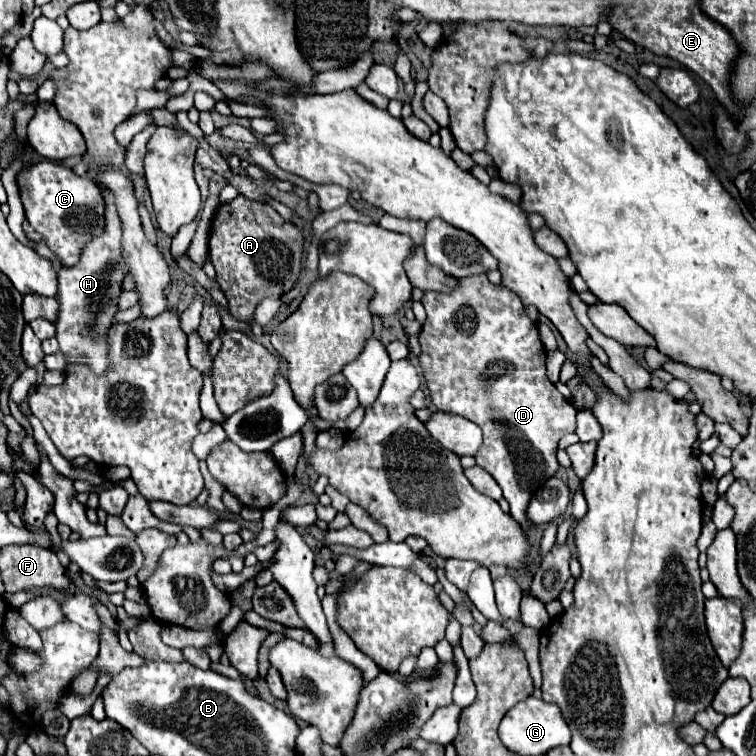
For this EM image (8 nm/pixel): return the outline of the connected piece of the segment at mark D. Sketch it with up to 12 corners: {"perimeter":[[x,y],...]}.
{"perimeter":[[486,274],[426,292],[436,410],[528,530],[576,408],[518,294]]}

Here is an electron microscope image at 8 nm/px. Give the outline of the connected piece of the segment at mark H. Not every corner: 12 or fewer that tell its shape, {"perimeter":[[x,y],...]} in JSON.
{"perimeter":[[114,196],[106,230],[60,268],[56,338],[68,364],[108,368],[126,276]]}

